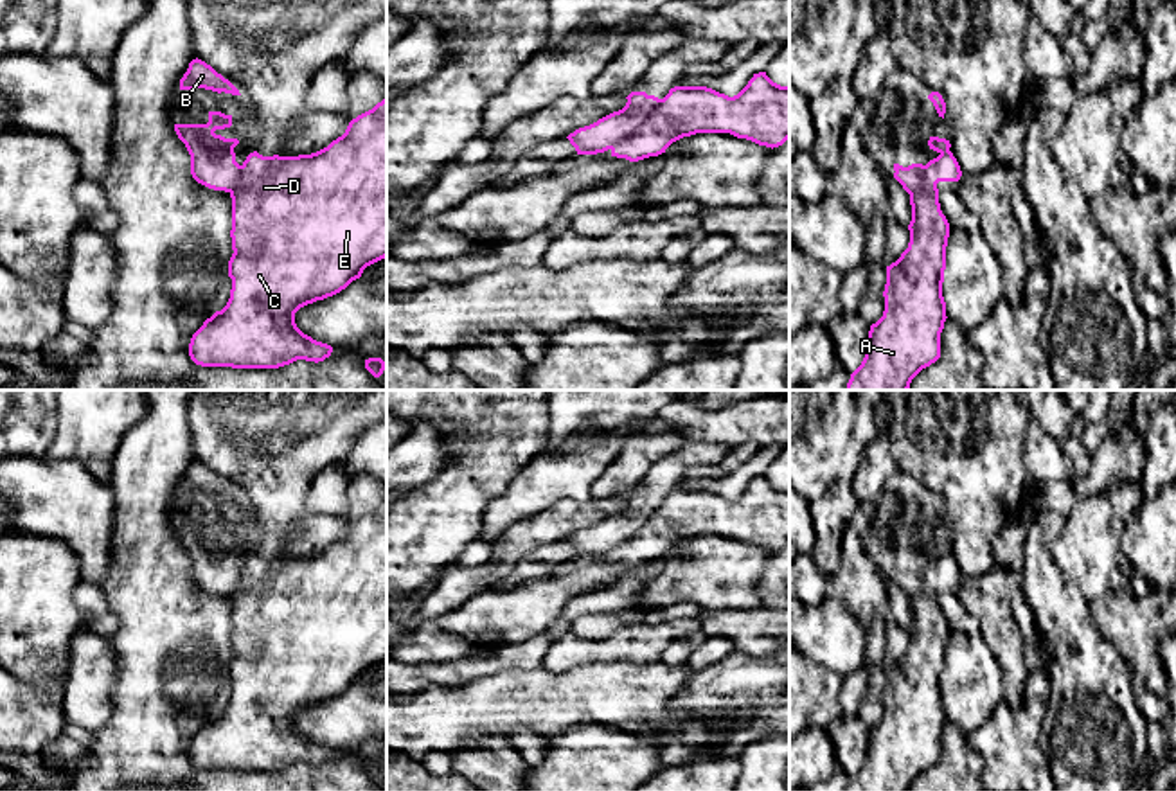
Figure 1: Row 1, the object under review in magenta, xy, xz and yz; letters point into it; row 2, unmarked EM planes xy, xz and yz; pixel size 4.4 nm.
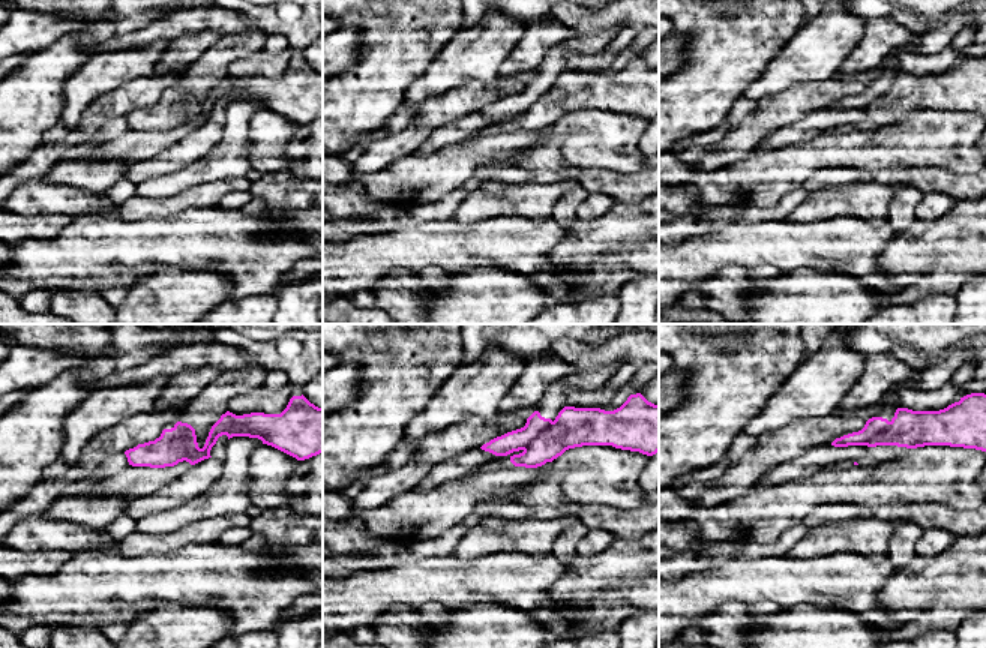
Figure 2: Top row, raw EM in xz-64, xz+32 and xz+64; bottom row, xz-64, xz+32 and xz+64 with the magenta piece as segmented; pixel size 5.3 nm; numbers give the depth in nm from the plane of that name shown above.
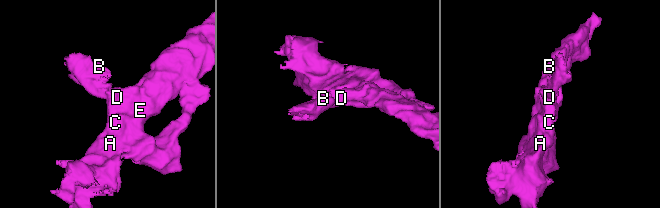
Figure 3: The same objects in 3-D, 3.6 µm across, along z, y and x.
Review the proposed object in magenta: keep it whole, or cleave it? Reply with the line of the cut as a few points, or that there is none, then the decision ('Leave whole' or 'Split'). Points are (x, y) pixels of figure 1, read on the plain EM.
Split along xz (662, 502), (632, 538), (610, 551). Split

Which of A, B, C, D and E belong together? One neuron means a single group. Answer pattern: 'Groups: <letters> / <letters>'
Groups: A C D E / B

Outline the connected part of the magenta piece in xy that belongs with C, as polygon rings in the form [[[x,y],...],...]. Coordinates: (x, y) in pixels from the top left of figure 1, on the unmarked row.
[[[387,502],[378,505],[372,512],[352,521],[342,539],[333,543],[327,550],[298,559],[263,559],[257,554],[250,555],[241,568],[239,590],[230,597],[232,600],[232,660],[228,663],[228,680],[232,681],[230,701],[221,714],[216,714],[192,737],[189,746],[189,759],[201,769],[232,769],[232,771],[279,771],[297,762],[324,764],[331,759],[333,750],[304,737],[295,726],[295,715],[316,703],[324,703],[345,692],[352,683],[360,681],[363,672],[387,660]]]

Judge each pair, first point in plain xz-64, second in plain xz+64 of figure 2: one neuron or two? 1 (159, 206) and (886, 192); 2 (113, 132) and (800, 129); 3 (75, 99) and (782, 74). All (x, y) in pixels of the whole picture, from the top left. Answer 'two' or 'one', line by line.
1: one
2: one
3: one

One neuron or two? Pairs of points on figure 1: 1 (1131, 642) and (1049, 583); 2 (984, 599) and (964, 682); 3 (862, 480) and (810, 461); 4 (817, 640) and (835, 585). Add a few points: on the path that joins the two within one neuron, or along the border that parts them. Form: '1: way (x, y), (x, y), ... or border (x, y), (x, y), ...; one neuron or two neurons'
1: border (1086, 601), (1097, 630), (1115, 649); two neurons
2: border (980, 637), (995, 658), (1000, 675); two neurons
3: border (873, 439), (849, 480); two neurons
4: border (826, 595), (838, 601), (860, 628); two neurons

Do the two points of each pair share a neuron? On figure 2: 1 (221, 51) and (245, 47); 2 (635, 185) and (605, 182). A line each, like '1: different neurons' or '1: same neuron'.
1: same neuron
2: same neuron

